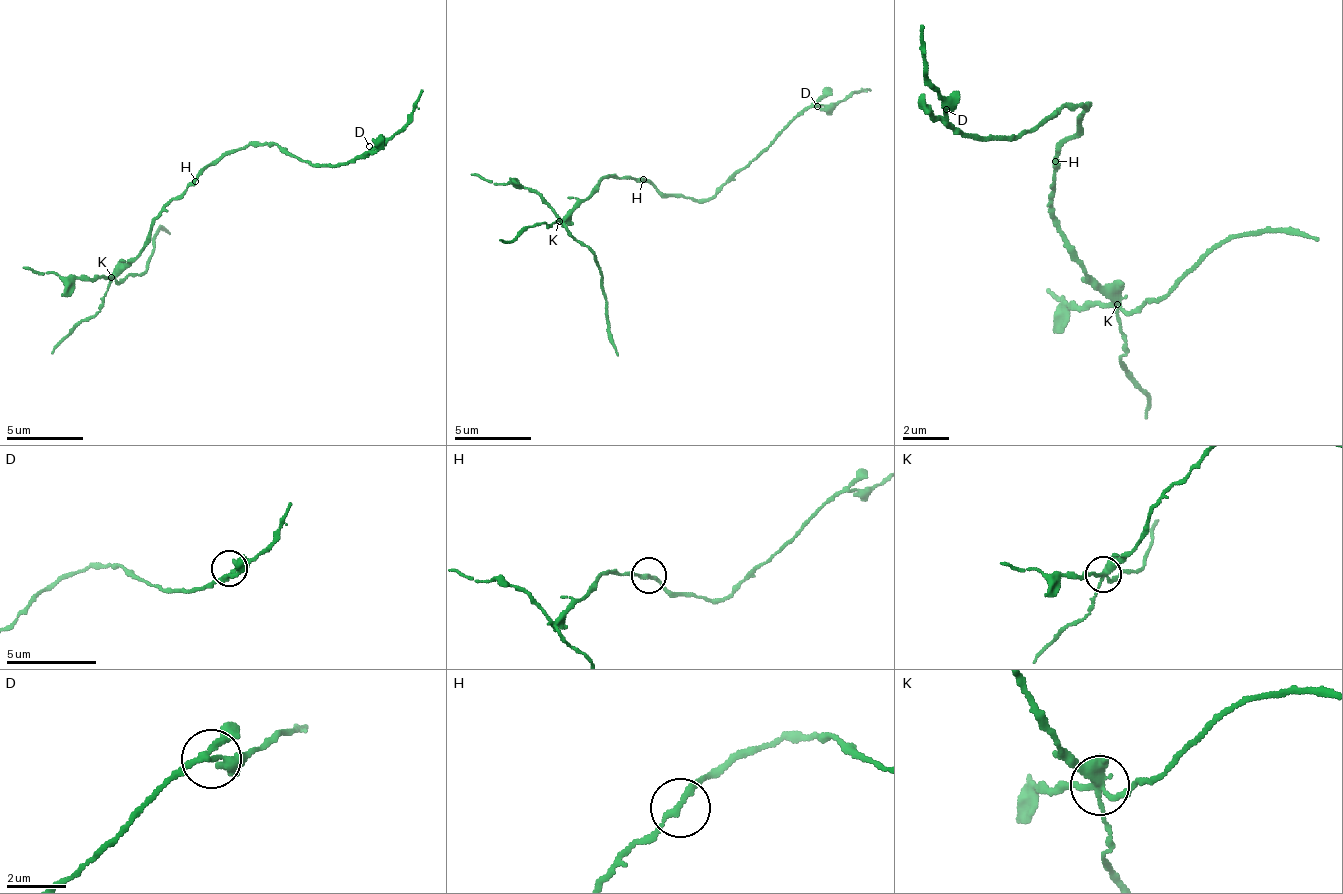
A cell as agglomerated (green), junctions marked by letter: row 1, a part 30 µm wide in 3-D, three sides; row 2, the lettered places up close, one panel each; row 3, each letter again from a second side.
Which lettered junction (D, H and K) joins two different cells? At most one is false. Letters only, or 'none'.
K

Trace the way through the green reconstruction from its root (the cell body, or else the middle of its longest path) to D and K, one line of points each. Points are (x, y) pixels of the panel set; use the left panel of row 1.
D: (195, 177), (226, 154), (250, 146), (284, 146), (296, 158), (319, 165), (346, 165), (369, 146)
K: (195, 177), (153, 223), (149, 243), (110, 278)

